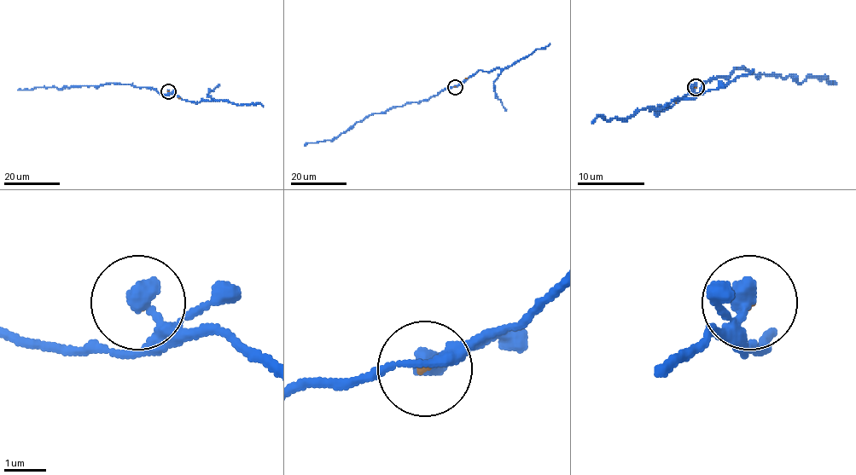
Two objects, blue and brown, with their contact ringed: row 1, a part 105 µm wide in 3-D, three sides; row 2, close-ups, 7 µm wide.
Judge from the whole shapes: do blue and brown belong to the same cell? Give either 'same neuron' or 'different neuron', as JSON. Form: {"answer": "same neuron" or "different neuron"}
{"answer": "same neuron"}

